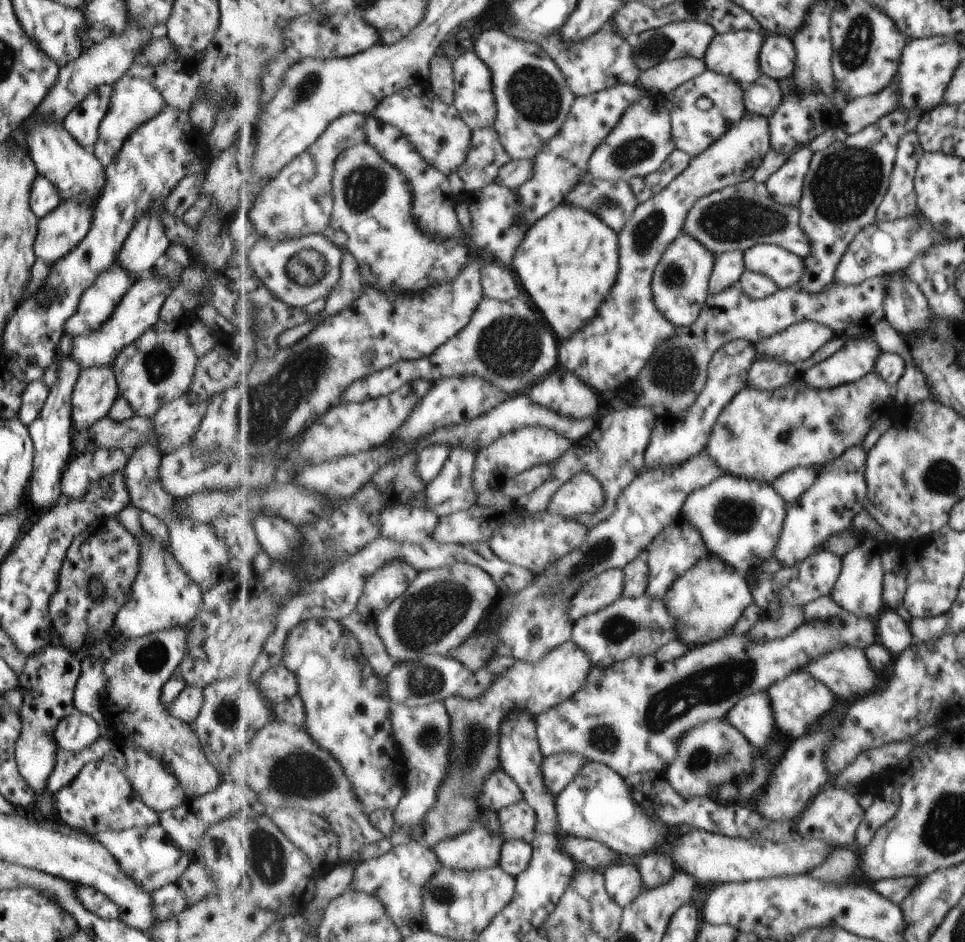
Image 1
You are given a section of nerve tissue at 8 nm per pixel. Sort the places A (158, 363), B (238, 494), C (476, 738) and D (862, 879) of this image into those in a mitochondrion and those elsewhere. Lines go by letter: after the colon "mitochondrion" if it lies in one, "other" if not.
A: mitochondrion
B: other
C: mitochondrion
D: other

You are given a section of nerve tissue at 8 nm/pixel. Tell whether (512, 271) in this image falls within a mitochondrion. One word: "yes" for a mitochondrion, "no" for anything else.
no

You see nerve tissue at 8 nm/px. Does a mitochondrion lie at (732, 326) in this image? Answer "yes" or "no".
no

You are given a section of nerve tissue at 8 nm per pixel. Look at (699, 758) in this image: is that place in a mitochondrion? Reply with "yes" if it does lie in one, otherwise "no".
yes

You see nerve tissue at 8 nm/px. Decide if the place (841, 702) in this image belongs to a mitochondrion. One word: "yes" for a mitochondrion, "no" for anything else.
no

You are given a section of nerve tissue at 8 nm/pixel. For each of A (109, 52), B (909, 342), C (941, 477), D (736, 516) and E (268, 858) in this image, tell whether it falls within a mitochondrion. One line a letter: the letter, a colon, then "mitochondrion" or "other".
A: other
B: other
C: mitochondrion
D: mitochondrion
E: mitochondrion

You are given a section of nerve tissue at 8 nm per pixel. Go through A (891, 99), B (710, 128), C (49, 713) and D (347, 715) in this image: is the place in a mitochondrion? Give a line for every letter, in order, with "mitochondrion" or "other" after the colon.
A: other
B: other
C: other
D: other

